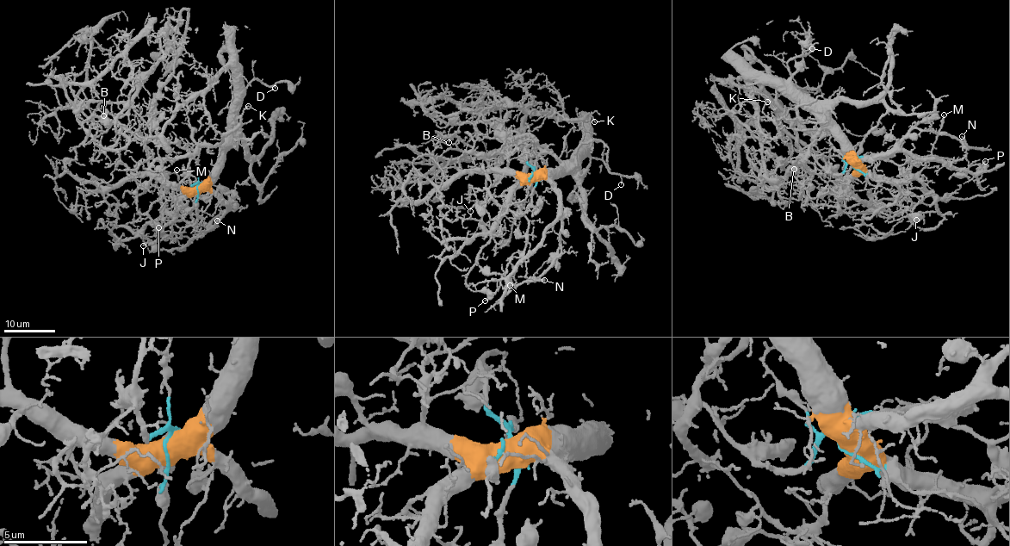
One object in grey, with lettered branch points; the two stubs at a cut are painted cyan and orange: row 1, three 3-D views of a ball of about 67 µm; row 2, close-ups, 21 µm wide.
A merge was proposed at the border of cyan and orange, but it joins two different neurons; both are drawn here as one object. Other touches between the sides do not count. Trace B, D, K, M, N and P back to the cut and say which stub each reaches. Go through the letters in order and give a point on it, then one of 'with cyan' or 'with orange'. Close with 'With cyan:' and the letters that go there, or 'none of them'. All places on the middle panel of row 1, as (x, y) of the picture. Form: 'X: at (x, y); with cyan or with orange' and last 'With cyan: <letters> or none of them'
B: at (449, 142); with cyan
D: at (621, 184); with orange
K: at (594, 121); with orange
M: at (510, 285); with cyan
N: at (544, 280); with cyan
P: at (485, 300); with cyan
With cyan: B, M, N, P

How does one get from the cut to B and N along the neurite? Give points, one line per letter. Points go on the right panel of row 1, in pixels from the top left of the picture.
B: (853, 166), (833, 148), (801, 157), (796, 160), (797, 166), (787, 173), (787, 179), (781, 177), (793, 169)
N: (853, 166), (858, 158), (874, 154), (884, 155), (901, 164), (917, 160), (960, 160), (967, 146), (961, 136)

